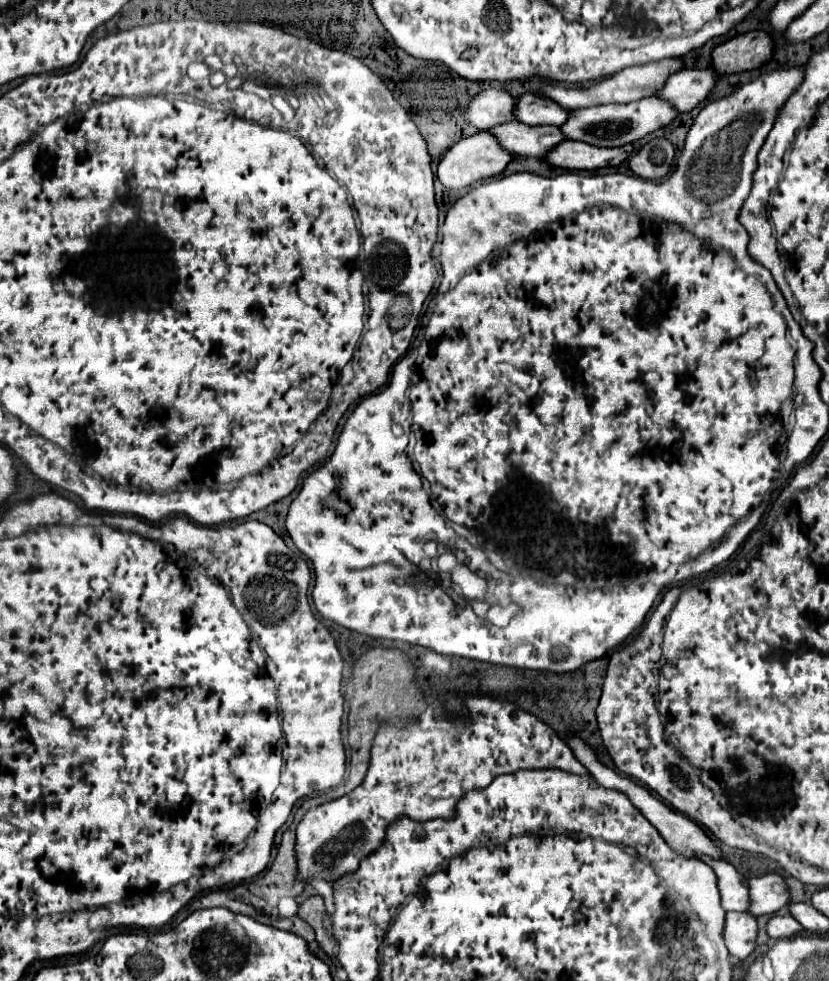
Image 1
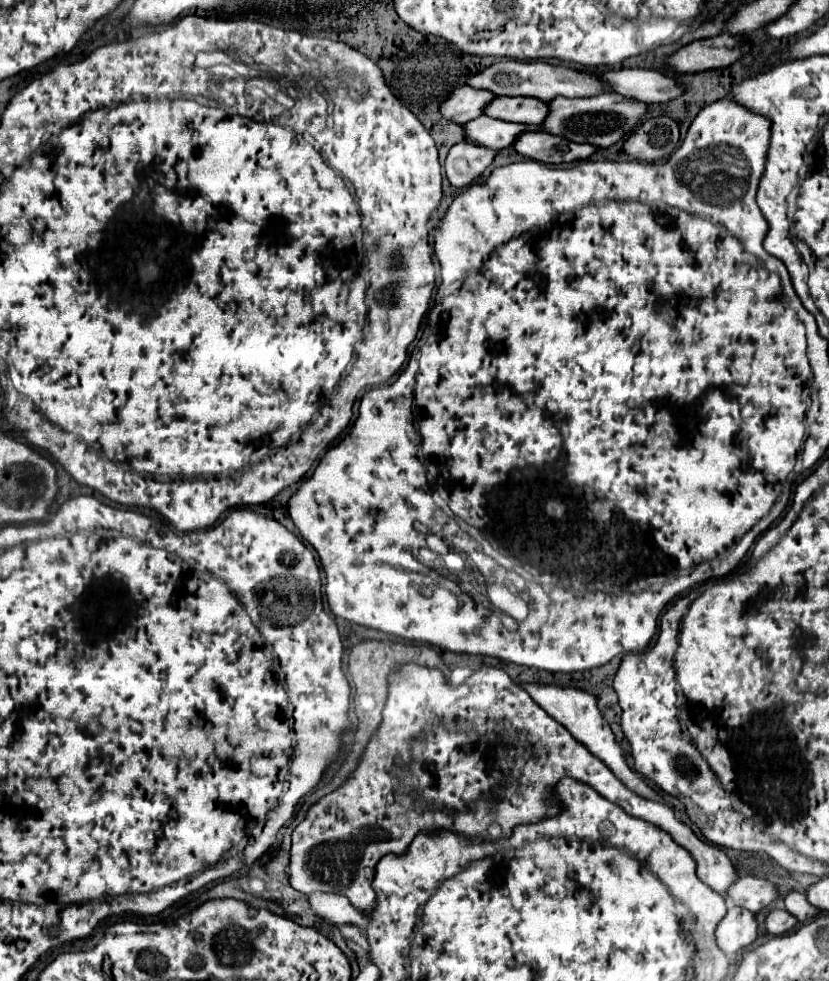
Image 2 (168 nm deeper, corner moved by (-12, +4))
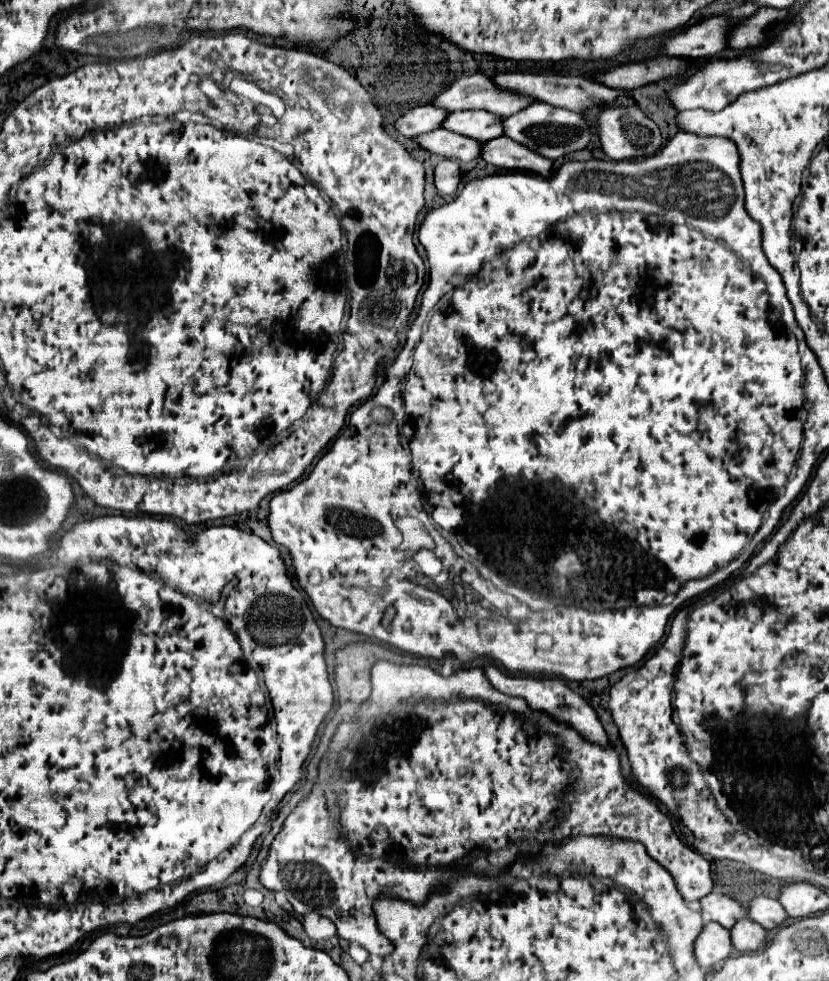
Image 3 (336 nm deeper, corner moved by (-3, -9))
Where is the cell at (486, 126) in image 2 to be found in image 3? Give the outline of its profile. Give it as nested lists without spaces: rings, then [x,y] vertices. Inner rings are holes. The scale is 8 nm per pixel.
[[[437,128],[435,132],[427,132],[423,136],[415,136],[413,138],[419,148],[423,148],[425,152],[443,156],[443,158],[451,158],[451,160],[459,160],[459,162],[471,162],[479,156],[479,142],[443,128]]]

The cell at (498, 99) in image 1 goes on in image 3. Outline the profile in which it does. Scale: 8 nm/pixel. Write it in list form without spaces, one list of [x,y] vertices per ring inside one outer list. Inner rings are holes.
[[[425,104],[425,106],[415,106],[411,110],[405,112],[405,116],[397,118],[397,122],[393,124],[393,128],[405,136],[405,138],[413,138],[417,134],[425,134],[425,132],[431,132],[435,128],[441,126],[443,118],[447,116],[449,112],[447,110],[441,110],[441,108],[435,108],[431,104]]]

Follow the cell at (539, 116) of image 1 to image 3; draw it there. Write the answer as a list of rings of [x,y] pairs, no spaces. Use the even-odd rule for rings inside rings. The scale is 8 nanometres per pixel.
[[[485,110],[449,112],[447,120],[443,120],[441,128],[469,136],[469,138],[479,140],[479,142],[487,142],[487,140],[493,140],[493,138],[503,134],[501,118],[497,118]]]

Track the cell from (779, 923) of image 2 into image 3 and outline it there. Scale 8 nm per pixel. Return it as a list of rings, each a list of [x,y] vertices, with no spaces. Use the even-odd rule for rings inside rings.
[[[747,918],[737,920],[735,926],[729,930],[729,934],[731,934],[731,944],[737,952],[753,952],[763,948],[767,936],[767,932],[759,924]]]

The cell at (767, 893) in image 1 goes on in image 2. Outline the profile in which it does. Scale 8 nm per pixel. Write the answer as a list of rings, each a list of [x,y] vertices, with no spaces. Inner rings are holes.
[[[748,875],[748,877],[740,877],[728,889],[728,897],[736,905],[758,913],[778,897],[778,887],[774,883],[770,883],[770,881],[766,881],[766,879]]]

